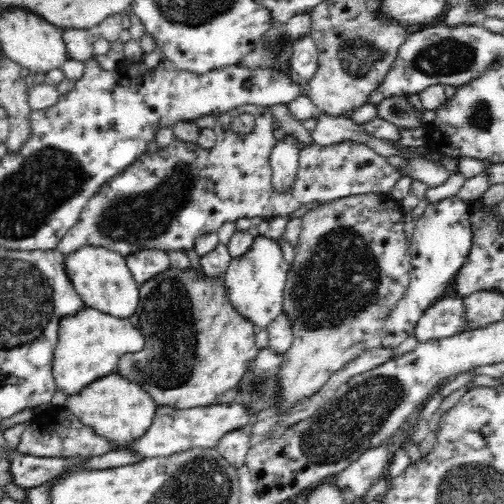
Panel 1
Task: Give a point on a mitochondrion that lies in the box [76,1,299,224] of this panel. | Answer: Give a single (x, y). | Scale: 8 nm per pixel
(274, 45)

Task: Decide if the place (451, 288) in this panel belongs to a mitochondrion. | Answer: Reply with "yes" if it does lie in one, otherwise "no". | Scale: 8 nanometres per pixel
no

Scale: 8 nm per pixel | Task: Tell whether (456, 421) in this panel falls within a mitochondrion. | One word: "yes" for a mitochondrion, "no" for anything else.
no

